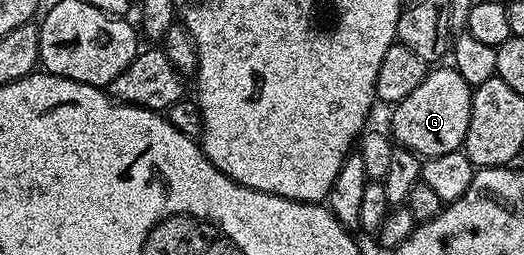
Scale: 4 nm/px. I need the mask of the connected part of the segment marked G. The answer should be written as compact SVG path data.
M443 66L428 70L421 85L417 85L417 89L409 93L409 97L390 108L390 138L398 146L409 149L424 160L460 150L469 129L473 88L467 84L465 77L461 77L461 73L455 71L454 66Z

